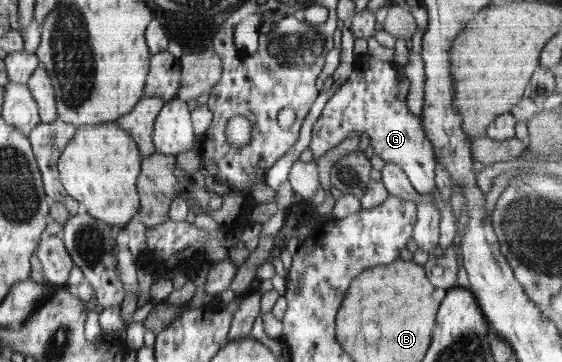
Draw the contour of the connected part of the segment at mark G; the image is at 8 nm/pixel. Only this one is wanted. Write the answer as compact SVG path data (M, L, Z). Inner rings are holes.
M372 55L355 57L351 75L327 100L321 115L311 129L310 149L314 160L318 160L330 149L342 143L351 132L367 132L371 139L374 155L379 155L385 163L398 164L413 188L420 194L432 193L435 190L436 155L433 144L423 132L419 118L413 116L406 108L407 93L410 81L401 77L395 64L377 60Z

